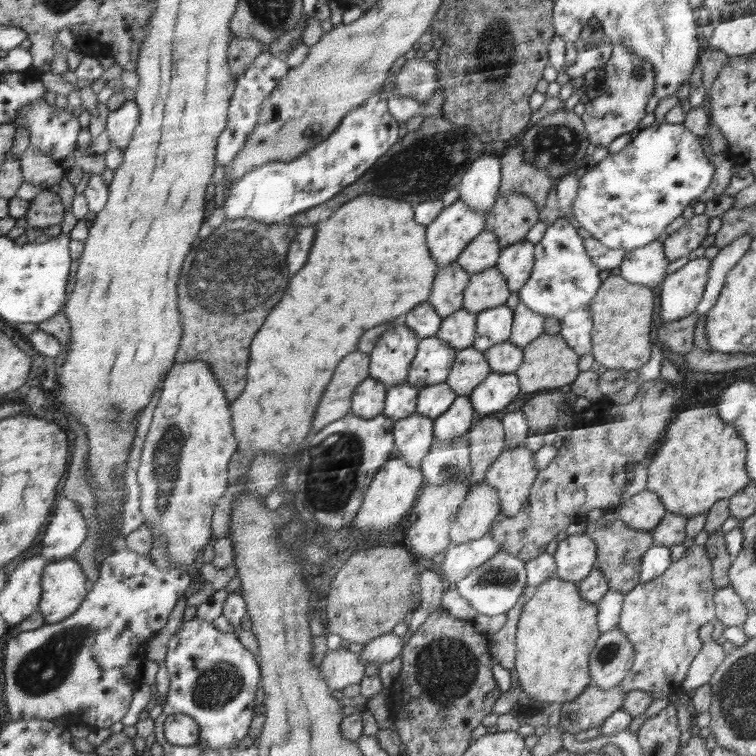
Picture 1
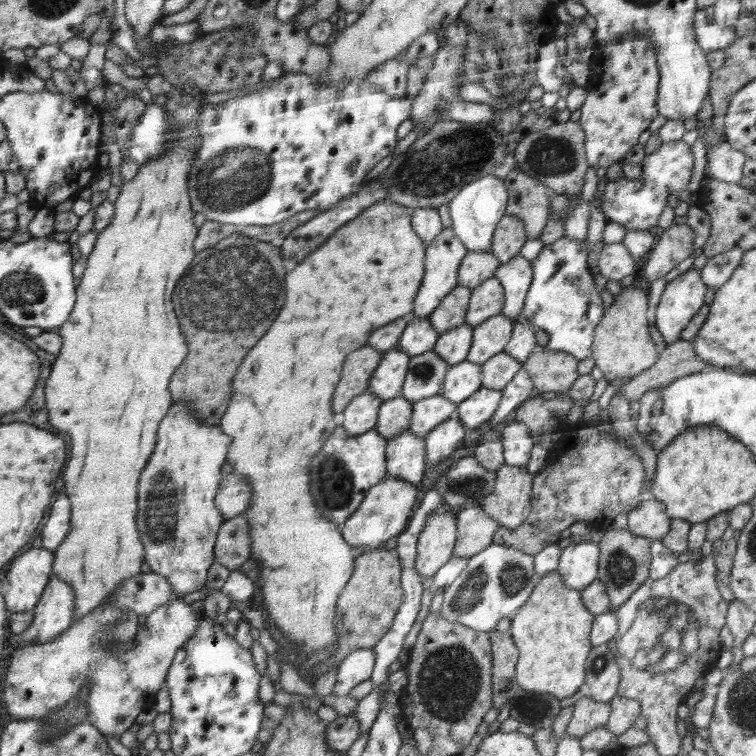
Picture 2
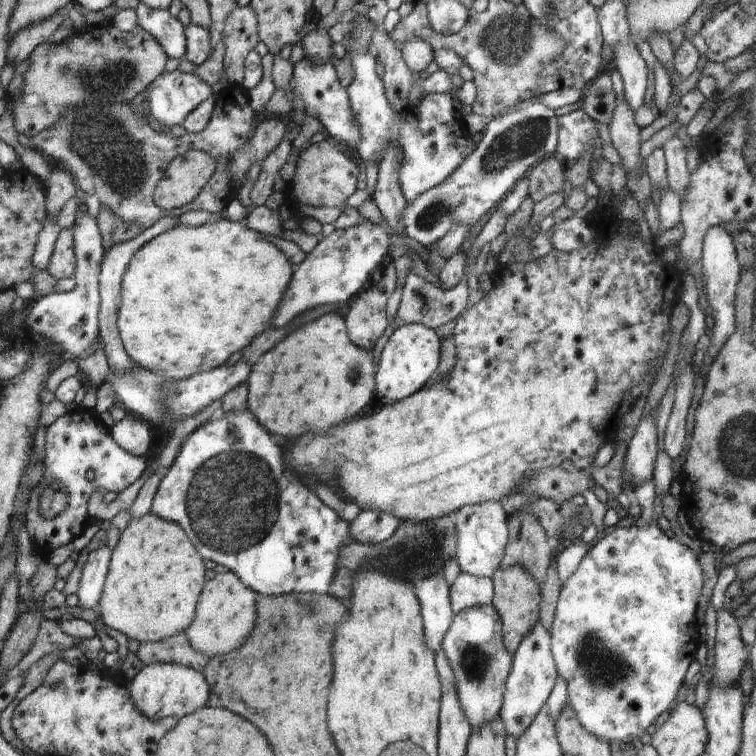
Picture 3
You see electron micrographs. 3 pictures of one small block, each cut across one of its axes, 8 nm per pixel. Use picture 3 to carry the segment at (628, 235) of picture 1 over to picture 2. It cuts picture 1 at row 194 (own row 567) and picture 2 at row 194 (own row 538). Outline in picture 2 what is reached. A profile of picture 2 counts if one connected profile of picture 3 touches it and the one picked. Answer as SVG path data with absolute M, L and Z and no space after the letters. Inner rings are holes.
M682 139L661 143L655 151L644 156L642 164L641 181L630 180L627 177L621 179L608 179L605 184L600 208L606 222L619 222L626 230L652 230L660 220L660 214L668 202L668 196L678 194L685 190L692 178L694 168L694 155L692 147Z

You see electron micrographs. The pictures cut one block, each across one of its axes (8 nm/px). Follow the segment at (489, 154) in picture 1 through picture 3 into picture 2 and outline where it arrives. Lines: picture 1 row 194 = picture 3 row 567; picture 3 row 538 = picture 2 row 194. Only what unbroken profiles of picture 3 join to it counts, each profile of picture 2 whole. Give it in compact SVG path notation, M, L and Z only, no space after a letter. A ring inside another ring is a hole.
M486 175L473 180L462 188L458 195L448 203L453 231L469 251L488 252L494 231L501 218L506 215L508 190L503 179Z

